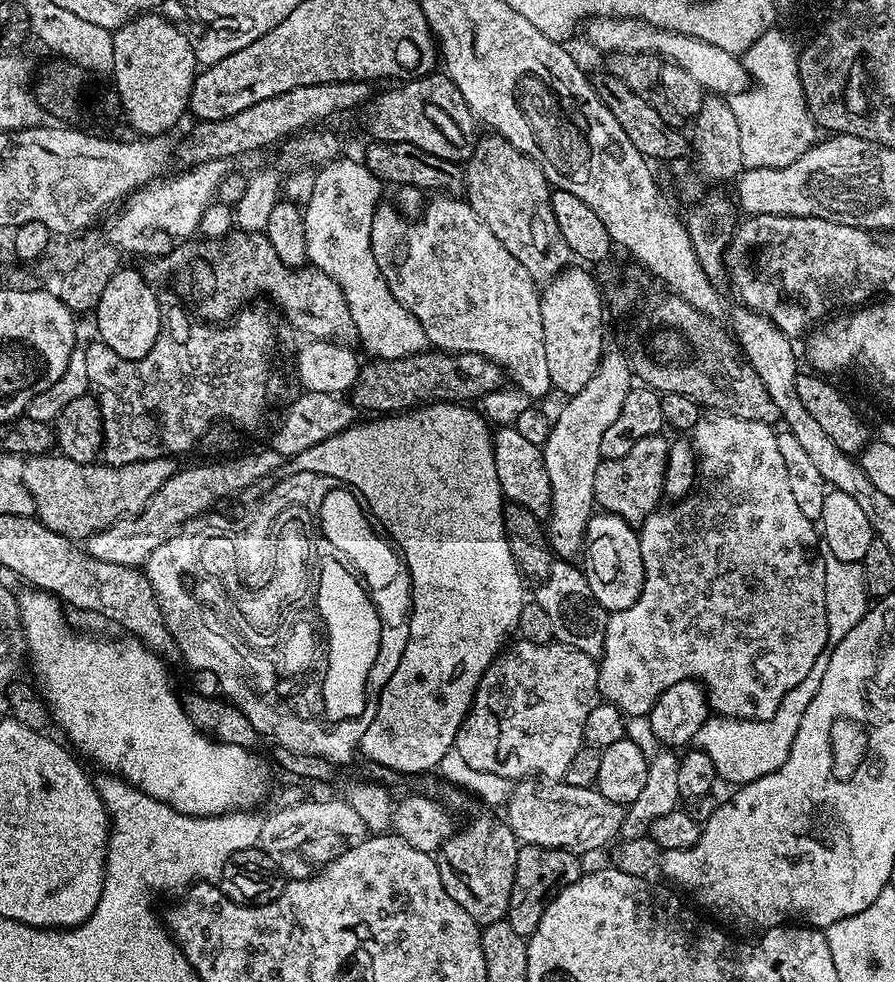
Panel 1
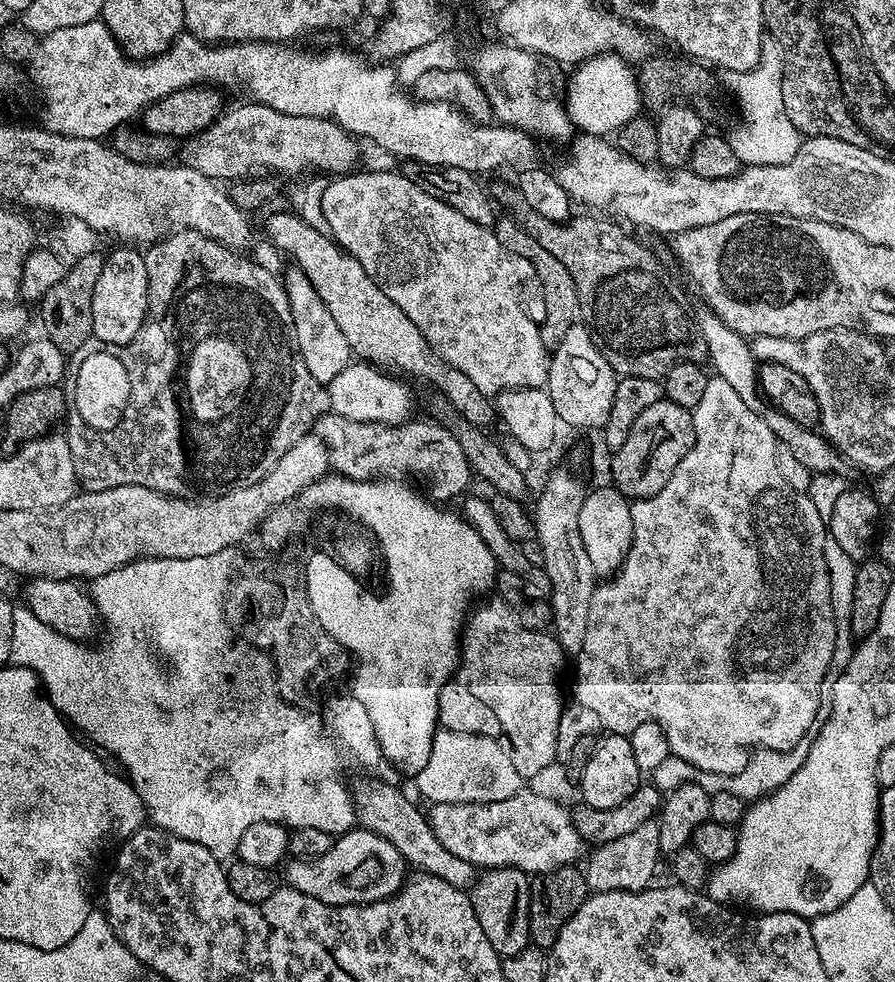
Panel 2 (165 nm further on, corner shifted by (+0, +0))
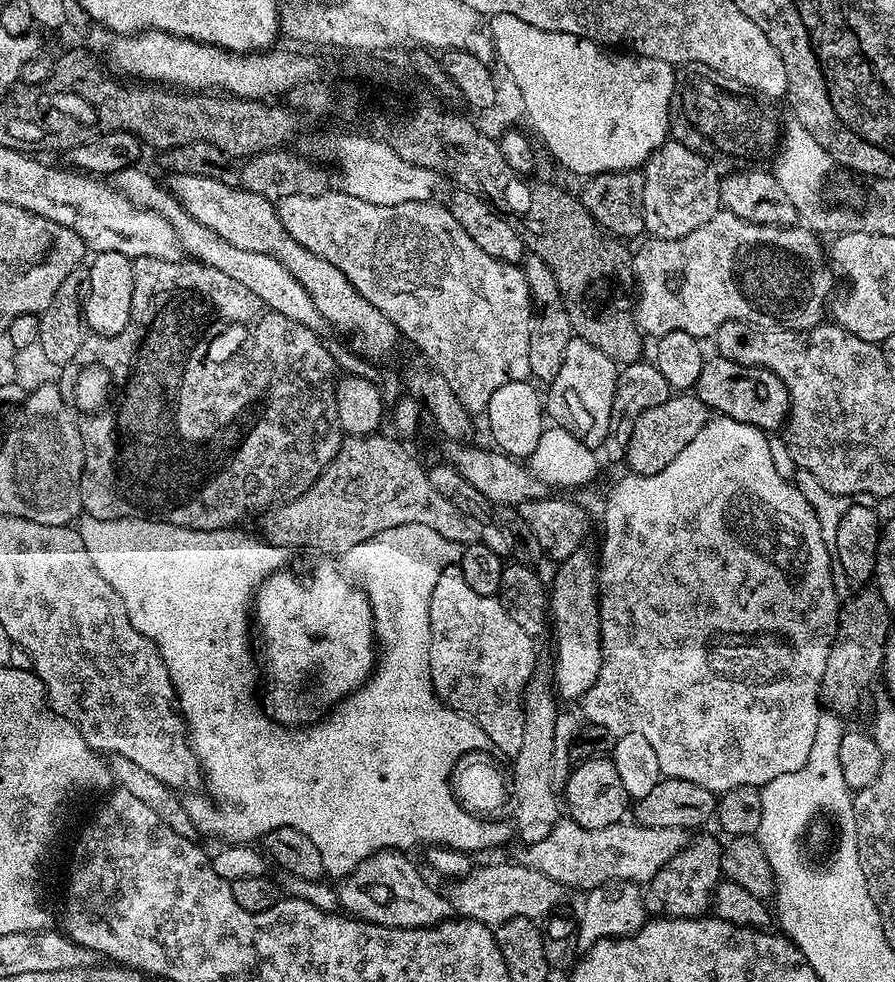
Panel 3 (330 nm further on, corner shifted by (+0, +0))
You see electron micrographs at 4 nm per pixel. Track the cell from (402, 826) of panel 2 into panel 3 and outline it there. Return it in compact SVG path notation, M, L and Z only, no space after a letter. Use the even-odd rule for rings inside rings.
M522 862L473 867L451 886L453 888L447 889L446 895L452 904L453 913L465 920L477 920L489 926L499 926L514 918L539 921L555 913L559 909L556 907L559 906L560 899L566 895L563 884L554 882L554 878L546 878L546 874L528 868Z

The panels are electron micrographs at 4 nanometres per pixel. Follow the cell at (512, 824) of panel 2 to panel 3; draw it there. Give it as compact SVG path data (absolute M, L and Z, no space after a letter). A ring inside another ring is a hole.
M564 818L552 827L546 838L523 849L522 863L546 874L546 878L554 878L554 882L568 890L597 888L611 880L631 880L644 886L674 854L681 852L689 839L683 828L643 828L635 822L621 822L602 826L602 830L586 830L571 818Z

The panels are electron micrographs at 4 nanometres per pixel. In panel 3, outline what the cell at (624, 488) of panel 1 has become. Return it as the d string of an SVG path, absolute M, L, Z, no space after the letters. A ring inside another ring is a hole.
M673 394L666 402L650 406L650 410L643 412L634 422L628 449L624 451L627 471L643 476L658 474L658 470L670 466L670 462L674 462L674 458L694 442L694 434L706 426L709 418L710 409L695 394Z

